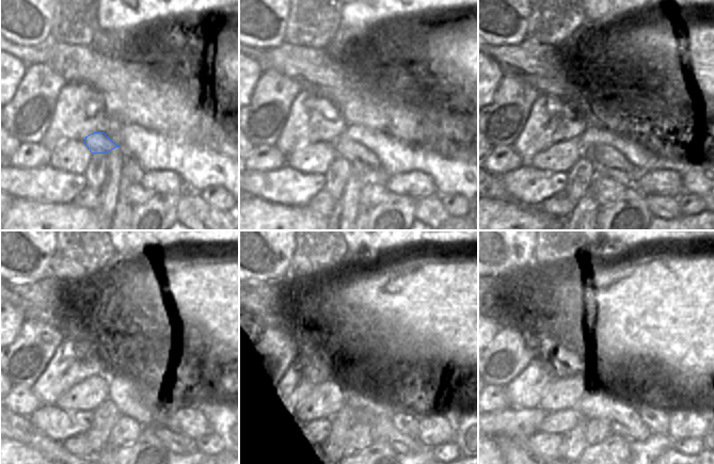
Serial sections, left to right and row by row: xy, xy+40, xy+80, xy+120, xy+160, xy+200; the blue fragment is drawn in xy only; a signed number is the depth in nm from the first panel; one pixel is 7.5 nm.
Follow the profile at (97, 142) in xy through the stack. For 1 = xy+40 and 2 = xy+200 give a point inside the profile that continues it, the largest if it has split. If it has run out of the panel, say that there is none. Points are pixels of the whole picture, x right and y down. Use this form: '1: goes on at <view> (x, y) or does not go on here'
1: goes on at xy+40 (360, 157)
2: goes on at xy+200 (656, 417)

